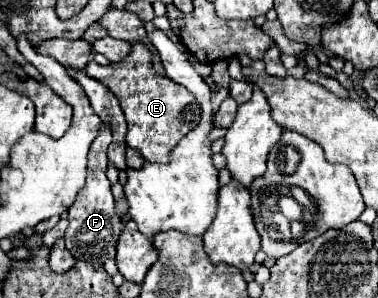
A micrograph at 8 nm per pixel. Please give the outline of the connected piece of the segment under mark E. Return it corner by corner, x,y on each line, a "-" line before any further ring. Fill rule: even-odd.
132,43
132,49
128,57
124,57
124,61
110,65
98,65
92,61
86,65
84,71
92,79
106,85
118,97
120,107
128,121
126,145
136,149
146,161
156,161
156,163
168,161
168,155
176,147
176,143
200,121
200,107
194,101
194,97
178,83
154,71
150,51
142,43
-
192,103
194,103
194,115
184,115
184,109

